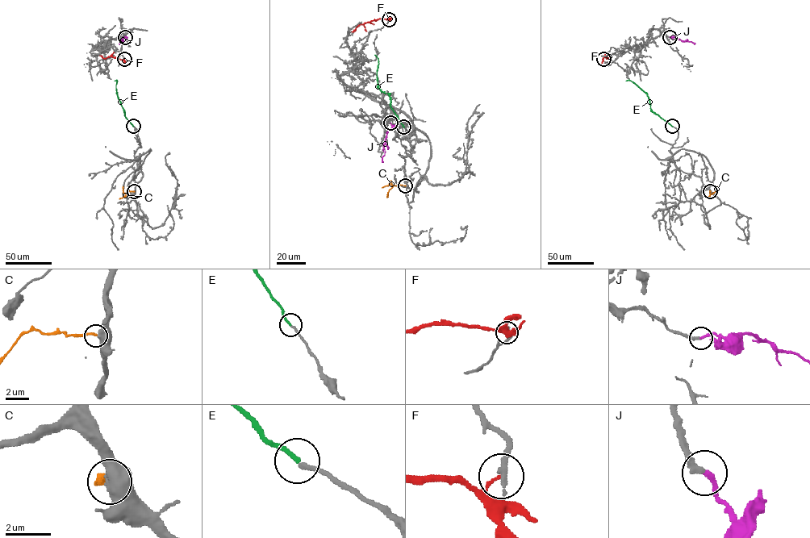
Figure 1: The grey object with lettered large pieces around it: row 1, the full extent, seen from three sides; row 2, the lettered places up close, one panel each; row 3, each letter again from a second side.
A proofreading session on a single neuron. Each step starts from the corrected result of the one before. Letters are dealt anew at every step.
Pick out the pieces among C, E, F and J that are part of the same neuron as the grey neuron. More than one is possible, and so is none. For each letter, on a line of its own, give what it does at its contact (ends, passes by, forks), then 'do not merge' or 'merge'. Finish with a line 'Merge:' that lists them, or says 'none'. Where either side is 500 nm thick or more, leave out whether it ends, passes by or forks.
C: do not merge
E: it ends; merge
F: it ends; do not merge
J: it ends; merge
Merge: E, J

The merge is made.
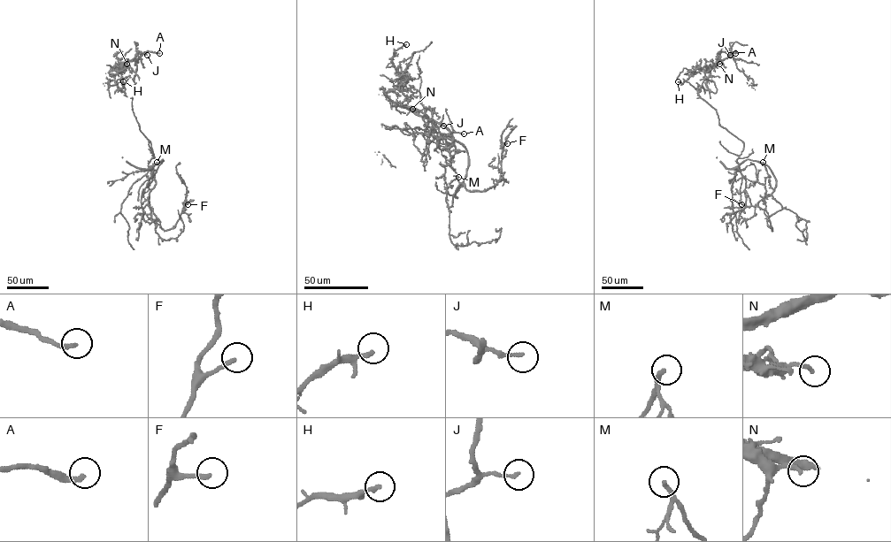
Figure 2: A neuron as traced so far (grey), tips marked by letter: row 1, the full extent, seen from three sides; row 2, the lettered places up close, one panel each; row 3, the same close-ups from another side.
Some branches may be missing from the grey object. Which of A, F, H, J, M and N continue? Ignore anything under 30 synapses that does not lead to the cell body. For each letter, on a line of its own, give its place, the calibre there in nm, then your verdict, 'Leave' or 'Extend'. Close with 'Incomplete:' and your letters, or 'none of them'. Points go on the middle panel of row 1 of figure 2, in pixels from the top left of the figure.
A: Place: (464, 133). Thickness 220 nm. Extend
F: Place: (507, 143). Thickness 200 nm. Leave
H: Place: (406, 44). Thickness 200 nm. Leave
J: Place: (443, 125). Thickness 150 nm. Extend
M: Place: (458, 177). Thickness 240 nm. Extend
N: Place: (412, 109). Thickness 200 nm. Leave
Incomplete: A, J, M

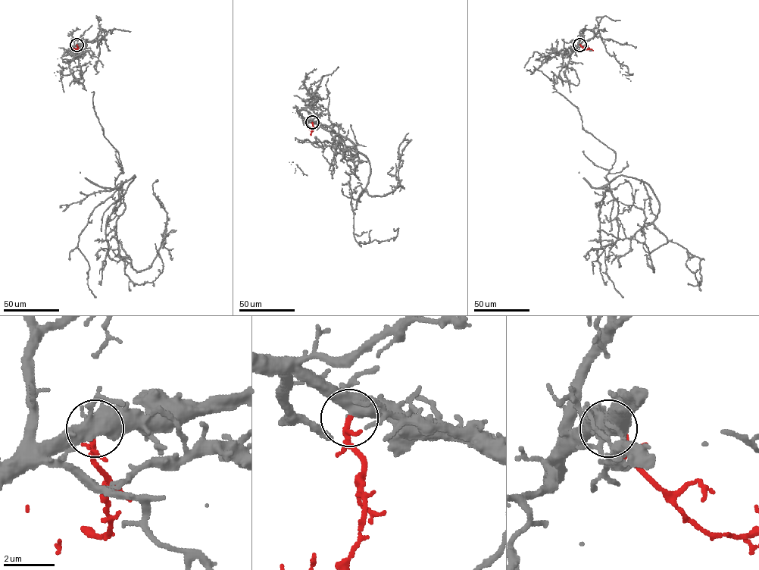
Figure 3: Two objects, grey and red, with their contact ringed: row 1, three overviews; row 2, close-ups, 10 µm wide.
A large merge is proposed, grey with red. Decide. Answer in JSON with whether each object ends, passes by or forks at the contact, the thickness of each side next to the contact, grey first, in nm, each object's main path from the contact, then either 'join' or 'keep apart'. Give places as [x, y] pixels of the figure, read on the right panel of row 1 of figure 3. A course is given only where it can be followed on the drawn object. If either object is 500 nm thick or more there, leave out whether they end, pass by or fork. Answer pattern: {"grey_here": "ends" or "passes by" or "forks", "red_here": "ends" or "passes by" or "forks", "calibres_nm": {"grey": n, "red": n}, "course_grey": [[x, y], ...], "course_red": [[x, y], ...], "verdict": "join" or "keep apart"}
{"grey_here": "forks", "red_here": "ends", "calibres_nm": {"grey": 440, "red": 220}, "course_grey": [[579, 45], [552, 92], [616, 153], [603, 189], [652, 189], [654, 271], [624, 179]], "course_red": [[579, 45], [584, 49], [593, 50]], "verdict": "join"}

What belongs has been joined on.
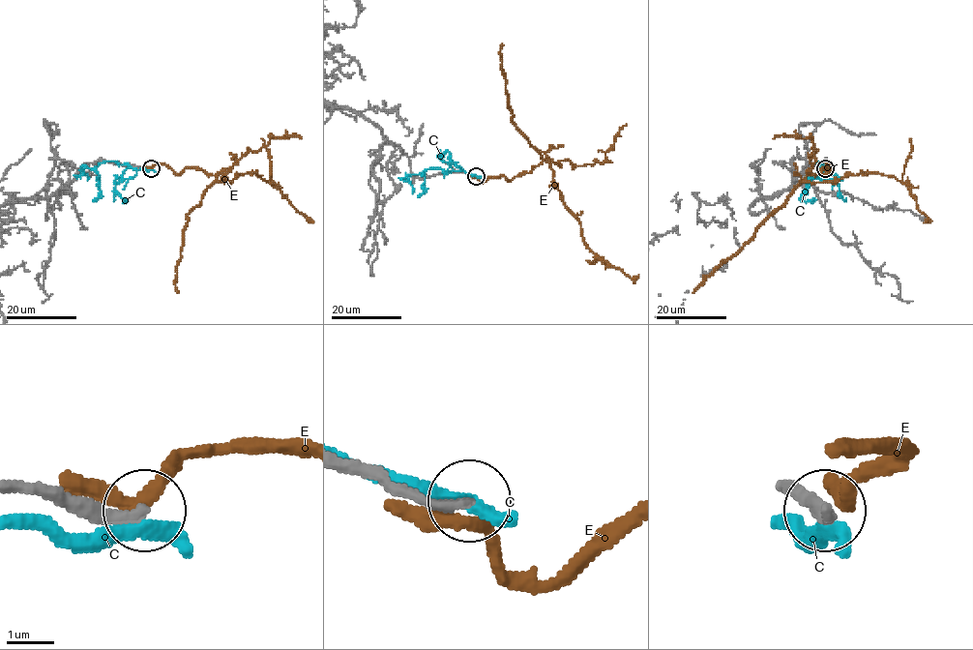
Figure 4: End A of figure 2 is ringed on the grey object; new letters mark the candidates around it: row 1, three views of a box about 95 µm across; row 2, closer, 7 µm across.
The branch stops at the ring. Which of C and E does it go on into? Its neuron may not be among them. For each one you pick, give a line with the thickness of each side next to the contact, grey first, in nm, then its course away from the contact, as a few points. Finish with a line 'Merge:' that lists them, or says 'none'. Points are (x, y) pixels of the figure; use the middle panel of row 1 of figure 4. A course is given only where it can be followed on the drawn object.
Merge: none

